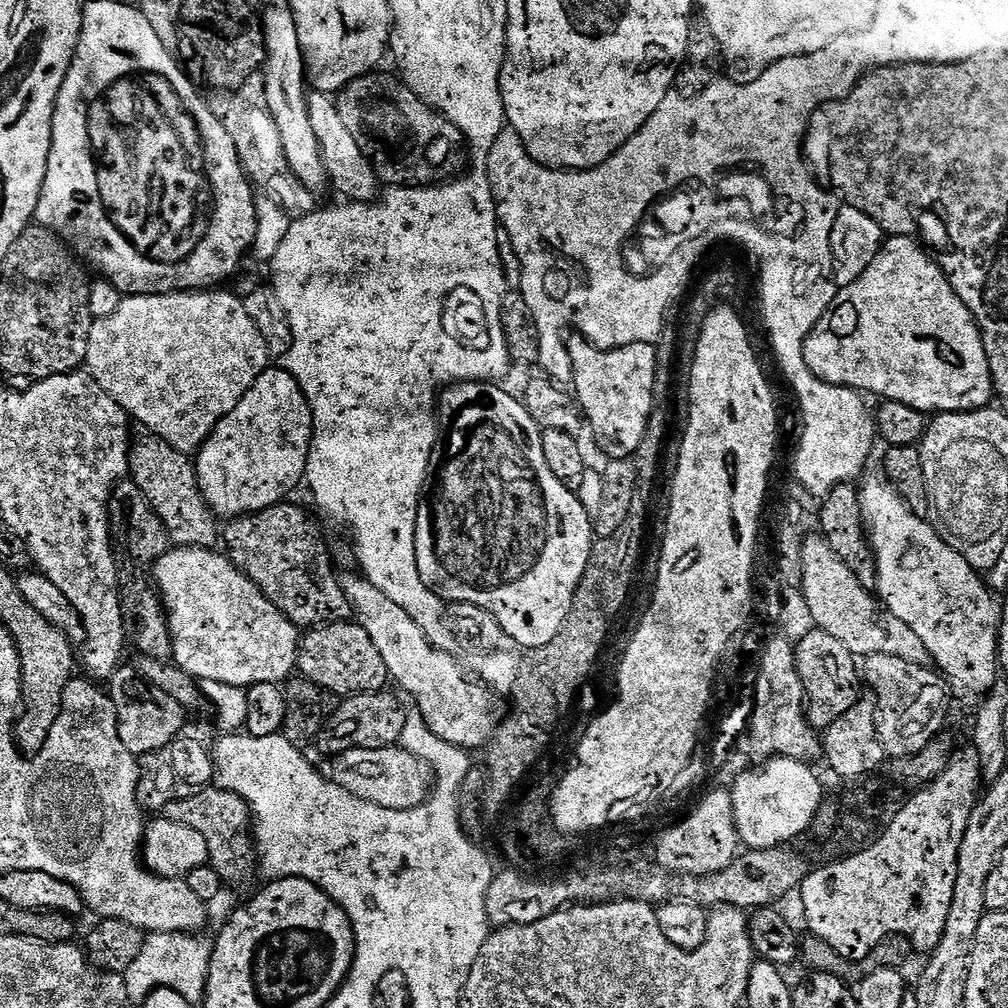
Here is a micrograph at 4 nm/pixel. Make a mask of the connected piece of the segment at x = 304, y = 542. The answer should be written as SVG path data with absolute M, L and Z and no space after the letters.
M281 502L261 512L249 512L247 516L229 519L222 528L222 544L225 544L223 547L230 559L256 583L258 590L262 590L262 594L266 594L266 598L270 598L270 602L274 602L274 606L278 606L278 610L282 610L293 624L308 630L345 619L350 609L344 591L340 589L337 573L332 573L332 556L324 545L319 526L308 517L306 509L292 503Z

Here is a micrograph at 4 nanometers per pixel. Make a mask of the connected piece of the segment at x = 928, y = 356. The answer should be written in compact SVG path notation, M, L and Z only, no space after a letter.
M888 236L884 245L880 247L880 253L876 255L874 262L870 262L870 266L866 266L864 273L854 282L850 282L850 286L837 291L835 298L830 302L830 306L822 314L822 318L816 323L812 333L806 338L804 361L818 379L824 380L828 384L853 388L855 392L867 394L869 397L871 397L870 395L880 396L881 401L902 402L902 406L914 406L914 410L925 414L973 412L979 408L989 407L994 400L990 362L986 358L986 350L976 325L976 319L972 317L968 307L960 301L958 294L950 286L948 275L937 266L935 260L916 241L905 236Z

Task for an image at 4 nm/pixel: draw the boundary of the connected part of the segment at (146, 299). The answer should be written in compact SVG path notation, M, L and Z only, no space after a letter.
M156 290L151 294L125 295L120 301L118 310L114 310L114 314L101 320L93 319L86 350L87 375L96 380L98 386L102 386L102 390L106 390L106 394L110 394L110 398L114 398L114 402L118 402L118 406L122 406L135 423L137 420L141 424L139 426L141 429L170 442L174 450L189 454L199 453L200 447L206 443L208 435L216 429L218 422L226 418L226 414L230 414L230 410L234 410L238 402L242 402L246 390L254 386L254 382L270 364L270 353L266 342L253 318L247 313L243 299L240 296L236 297L232 292L216 291L220 290Z

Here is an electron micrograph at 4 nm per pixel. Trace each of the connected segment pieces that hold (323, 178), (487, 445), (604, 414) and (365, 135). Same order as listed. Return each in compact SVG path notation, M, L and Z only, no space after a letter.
M287 6L281 8L272 8L265 14L264 32L262 28L262 48L263 51L264 48L268 51L268 57L265 60L263 57L262 60L266 102L278 126L286 162L290 162L294 174L304 186L311 192L320 194L323 193L324 187L326 189L329 187L330 179L318 146L318 134L314 134L314 126L310 122L304 55L298 42L298 30L292 17L292 9Z
M461 380L453 382L443 389L438 396L438 439L432 449L432 457L428 463L428 476L424 480L424 491L420 493L418 518L416 519L416 557L418 558L418 574L426 586L435 590L445 601L457 604L473 604L498 618L498 626L502 626L505 637L513 640L523 650L531 650L546 646L562 630L562 622L566 622L566 614L570 614L570 606L574 602L574 594L582 582L582 574L588 565L594 543L593 517L583 508L577 493L573 489L562 486L550 466L546 466L546 454L542 454L541 428L530 418L523 403L516 400L496 382L482 380Z
M579 334L567 337L572 363L571 387L587 427L607 459L626 460L641 445L654 398L655 344L631 344L621 348L596 348Z
M369 74L351 80L345 88L340 89L335 102L338 118L342 118L346 130L354 134L354 142L358 142L358 146L372 164L377 181L384 186L432 186L463 173L466 168L466 141L458 126L451 124L421 96L414 94L403 79L395 75L376 75Z

